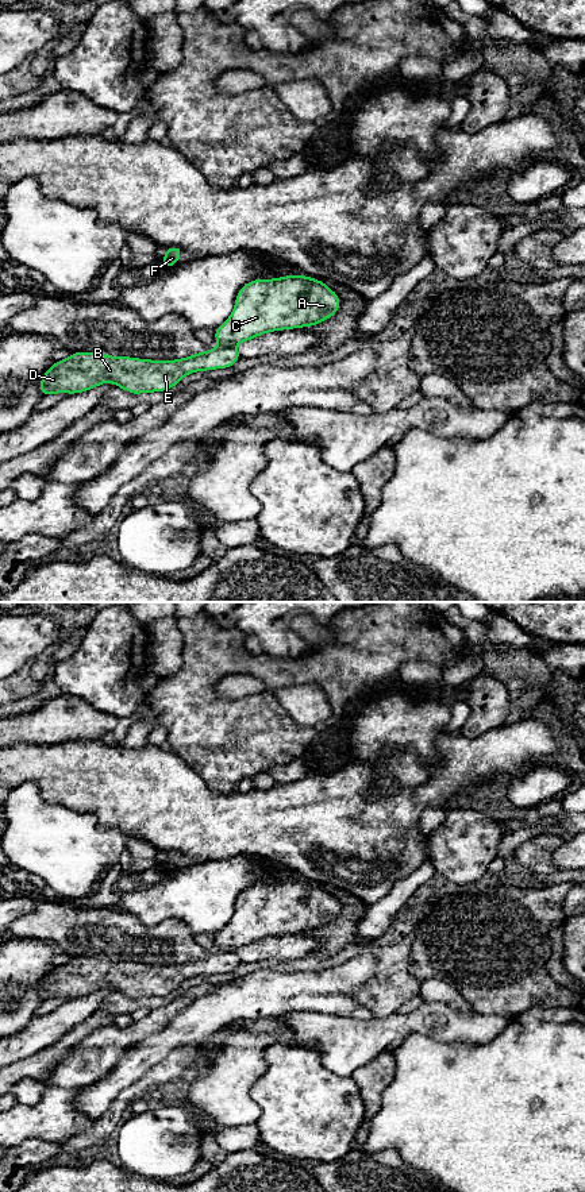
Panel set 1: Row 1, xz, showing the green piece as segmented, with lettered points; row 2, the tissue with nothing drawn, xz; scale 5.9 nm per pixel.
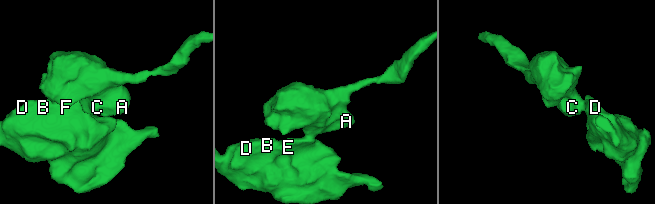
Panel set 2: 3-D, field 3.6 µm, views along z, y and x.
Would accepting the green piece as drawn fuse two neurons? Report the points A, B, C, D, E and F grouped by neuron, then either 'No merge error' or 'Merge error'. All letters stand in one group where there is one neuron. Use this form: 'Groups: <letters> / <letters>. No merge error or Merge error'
Groups: A C F / B D E. Merge error

